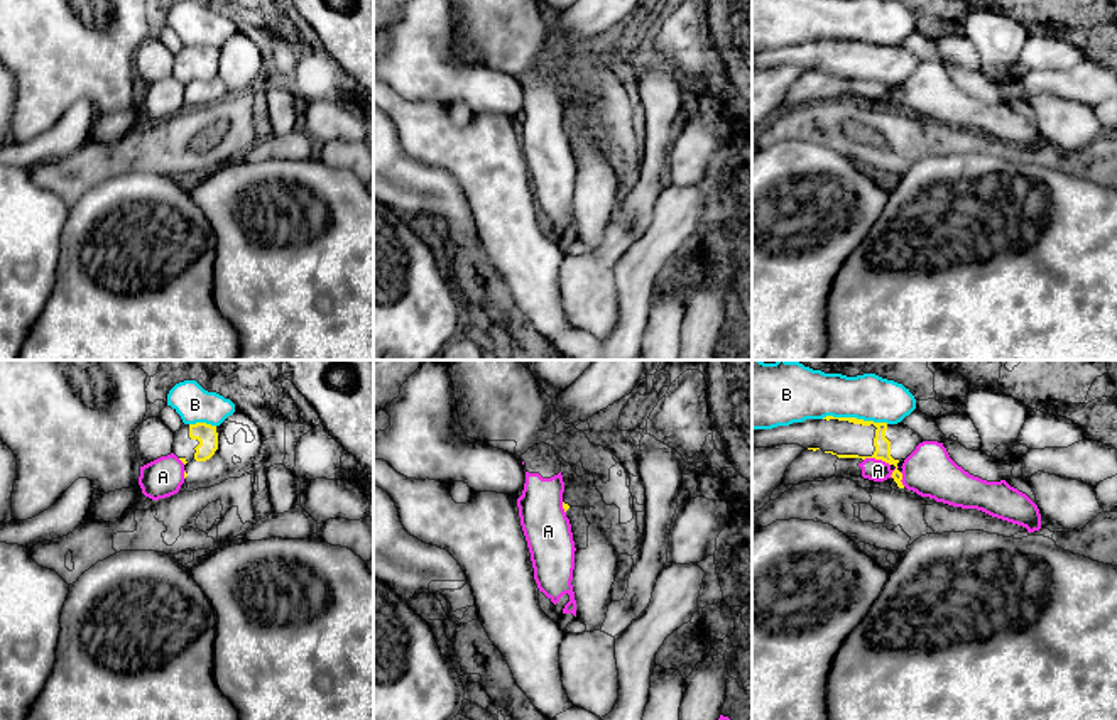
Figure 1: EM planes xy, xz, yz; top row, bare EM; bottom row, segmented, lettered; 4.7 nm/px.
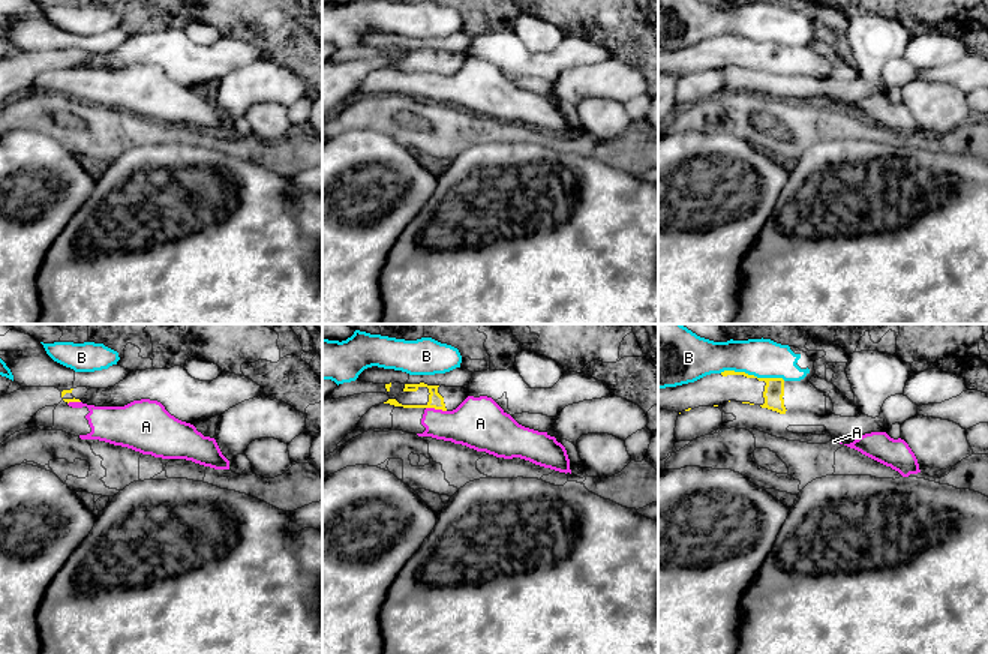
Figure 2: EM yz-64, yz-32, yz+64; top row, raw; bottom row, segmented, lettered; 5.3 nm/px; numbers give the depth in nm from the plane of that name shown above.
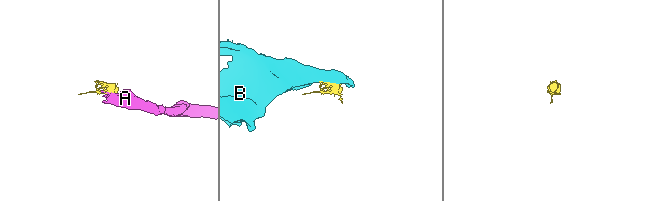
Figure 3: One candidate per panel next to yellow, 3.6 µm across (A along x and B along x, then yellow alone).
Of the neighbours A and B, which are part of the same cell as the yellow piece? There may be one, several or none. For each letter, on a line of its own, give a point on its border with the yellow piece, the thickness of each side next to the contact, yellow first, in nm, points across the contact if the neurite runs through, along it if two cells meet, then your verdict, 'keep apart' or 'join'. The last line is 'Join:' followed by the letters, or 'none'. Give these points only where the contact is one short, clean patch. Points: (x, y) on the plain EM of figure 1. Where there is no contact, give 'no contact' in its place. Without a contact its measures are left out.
A: contact yz (877, 80); calibres 80 and 110 nm; border yz (864, 80), (881, 80), (889, 87); keep apart
B: contact yz (855, 39); calibres 80 and 200 nm; border yz (822, 39), (855, 38), (888, 44); keep apart
Join: none

